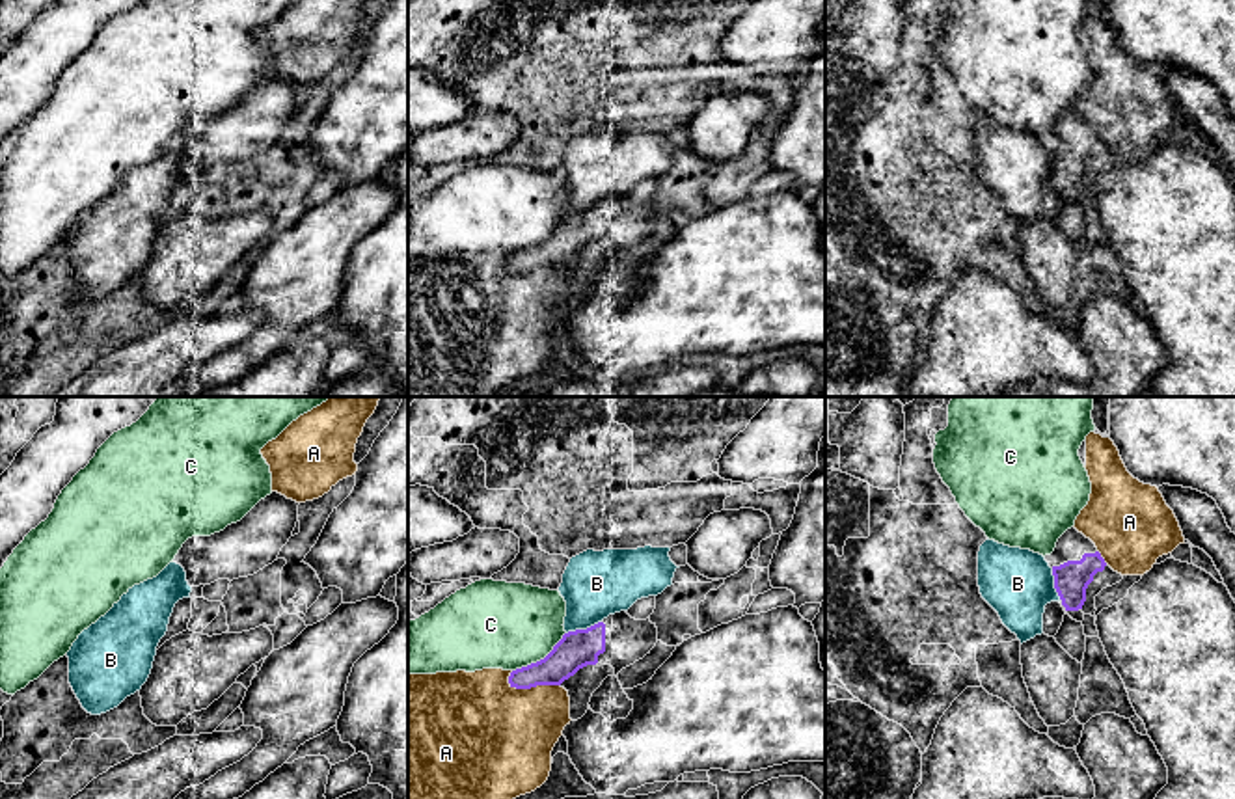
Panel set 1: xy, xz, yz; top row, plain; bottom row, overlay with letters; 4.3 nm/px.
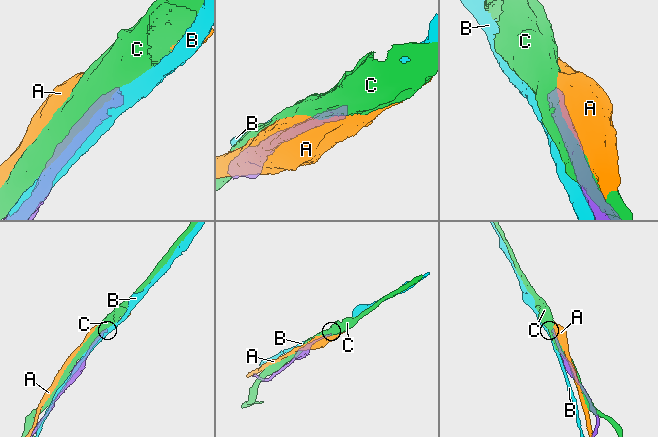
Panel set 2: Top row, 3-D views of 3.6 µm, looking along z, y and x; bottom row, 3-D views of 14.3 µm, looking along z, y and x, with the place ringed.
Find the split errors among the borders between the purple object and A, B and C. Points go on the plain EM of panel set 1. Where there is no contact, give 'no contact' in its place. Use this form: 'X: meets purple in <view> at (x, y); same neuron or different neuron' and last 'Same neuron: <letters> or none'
A: meets purple in xz at (531, 269); different neuron
B: meets purple in xz at (583, 213); different neuron
C: meets purple in xz at (541, 243); different neuron
Same neuron: none

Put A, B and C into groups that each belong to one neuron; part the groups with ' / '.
A / B / C

